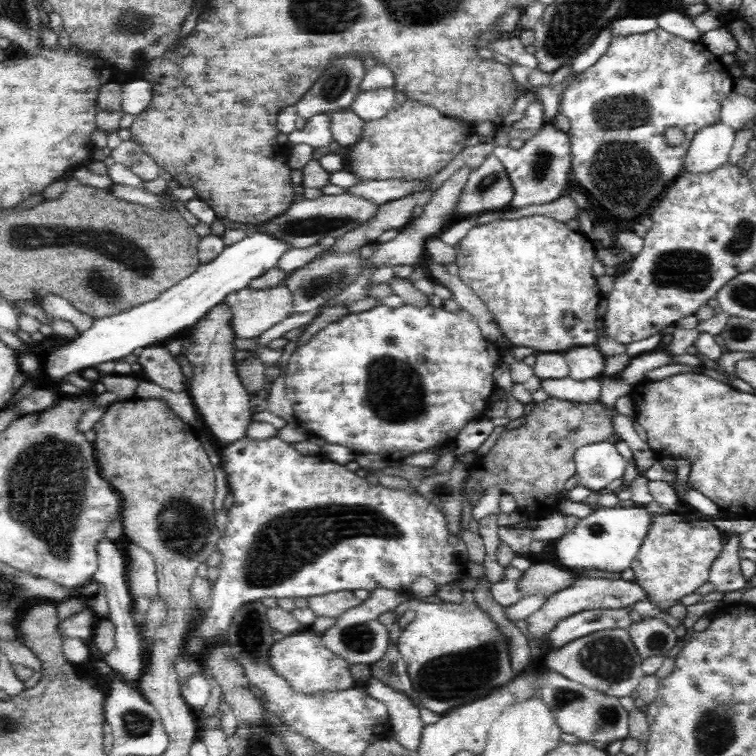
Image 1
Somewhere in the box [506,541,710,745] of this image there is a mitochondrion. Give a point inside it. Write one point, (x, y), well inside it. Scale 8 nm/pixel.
(609, 658)

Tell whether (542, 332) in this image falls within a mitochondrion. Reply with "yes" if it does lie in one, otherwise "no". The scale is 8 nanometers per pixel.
yes

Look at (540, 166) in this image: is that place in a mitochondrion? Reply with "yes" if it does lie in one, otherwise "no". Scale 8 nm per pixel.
yes

